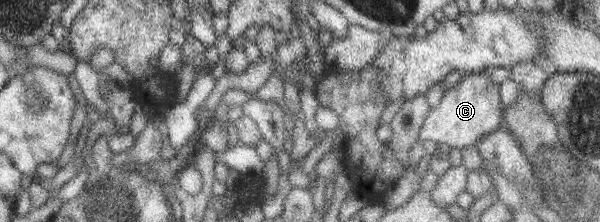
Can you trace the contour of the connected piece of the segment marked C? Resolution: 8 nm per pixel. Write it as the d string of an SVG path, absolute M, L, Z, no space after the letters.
M471 71L463 74L458 82L445 89L439 103L430 108L419 128L417 140L422 142L429 139L437 146L445 143L451 150L460 150L473 146L479 138L501 129L503 104L499 100L497 90L498 86L482 72Z

